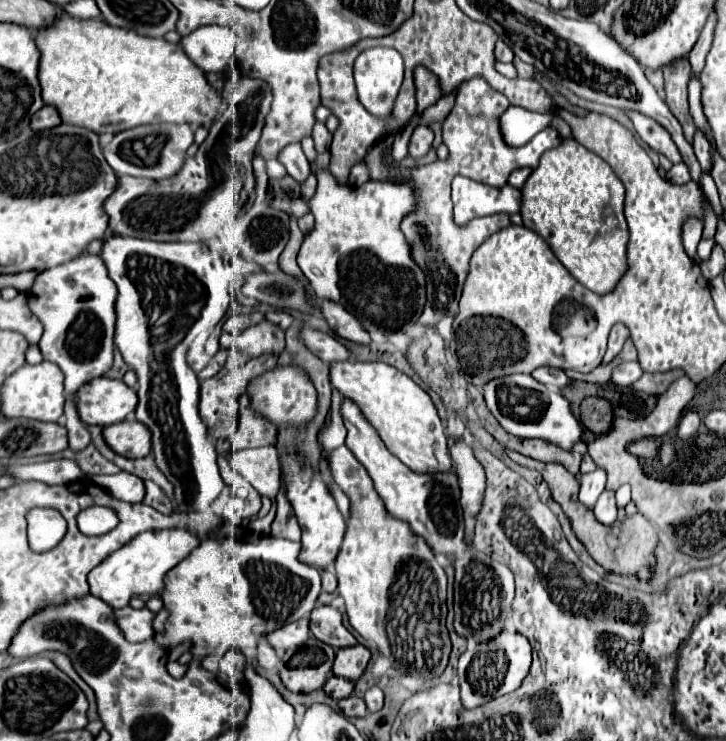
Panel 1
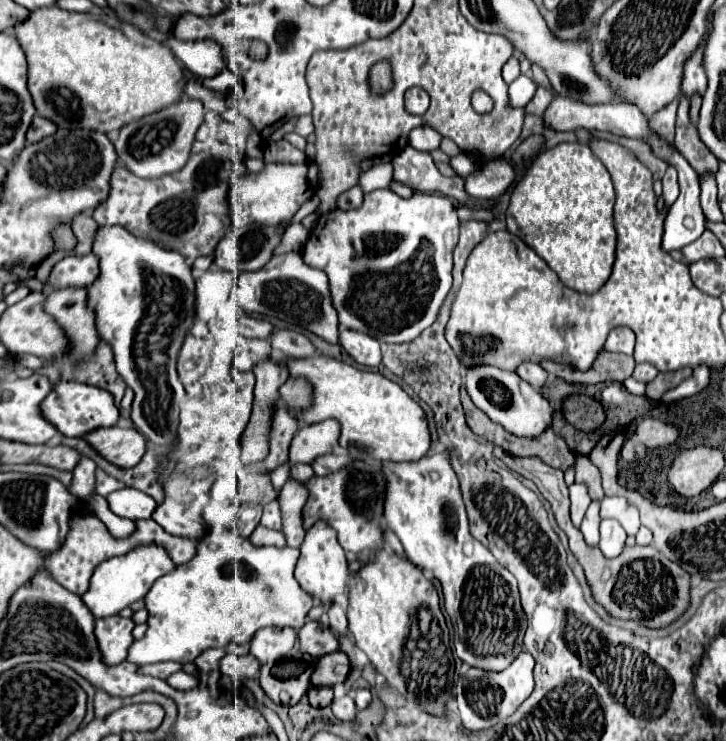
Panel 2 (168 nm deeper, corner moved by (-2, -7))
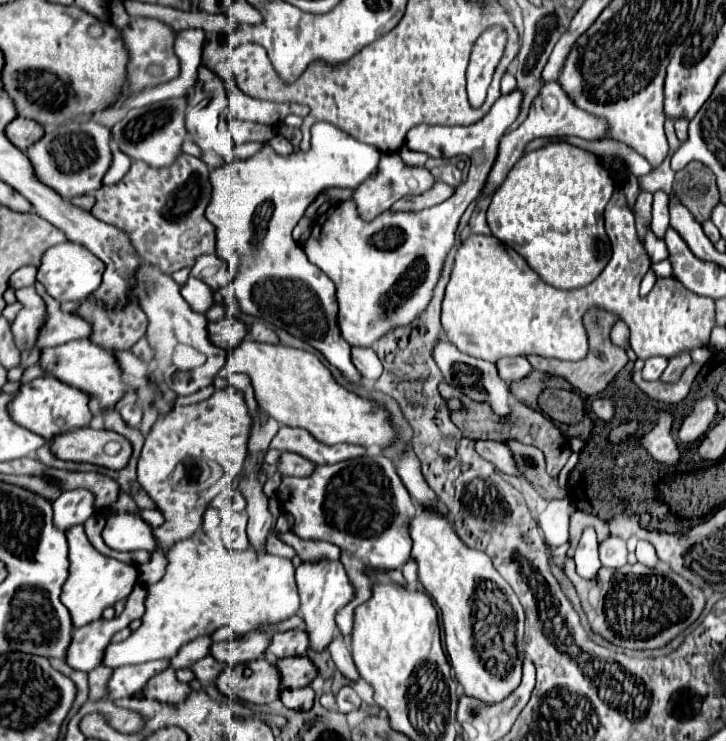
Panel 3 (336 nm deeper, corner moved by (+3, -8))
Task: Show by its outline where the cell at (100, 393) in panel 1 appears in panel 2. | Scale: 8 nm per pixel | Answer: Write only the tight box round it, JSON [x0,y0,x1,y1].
[41,381,119,437]

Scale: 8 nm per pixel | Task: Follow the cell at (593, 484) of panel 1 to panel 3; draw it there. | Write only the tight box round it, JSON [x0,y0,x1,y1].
[574,528,602,580]

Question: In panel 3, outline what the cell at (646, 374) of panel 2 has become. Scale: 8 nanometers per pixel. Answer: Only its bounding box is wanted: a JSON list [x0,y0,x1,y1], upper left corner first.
[642,356,668,380]

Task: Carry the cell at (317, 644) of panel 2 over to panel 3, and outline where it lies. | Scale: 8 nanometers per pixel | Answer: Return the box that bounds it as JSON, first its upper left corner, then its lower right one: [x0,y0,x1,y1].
[265,630,308,663]

